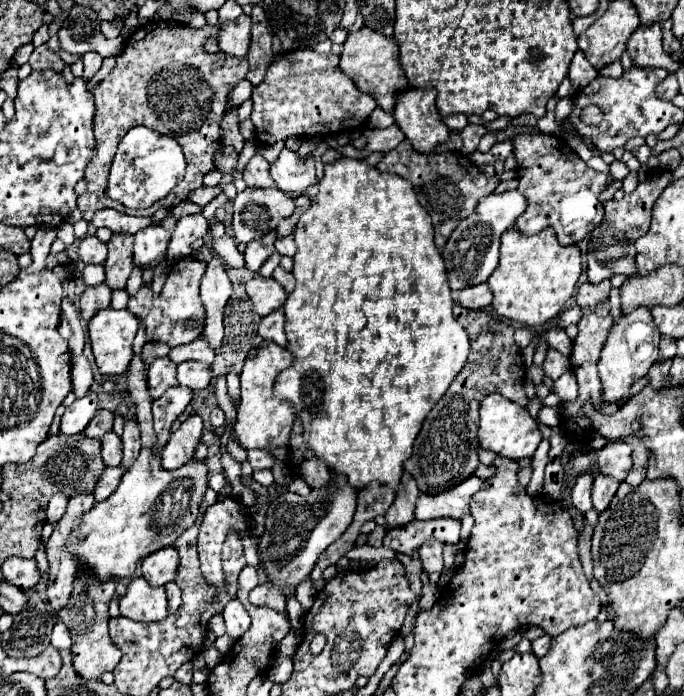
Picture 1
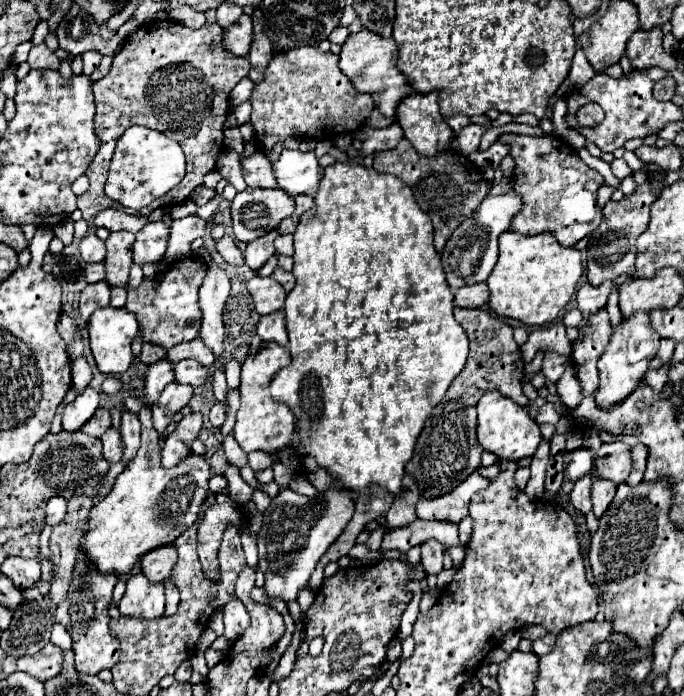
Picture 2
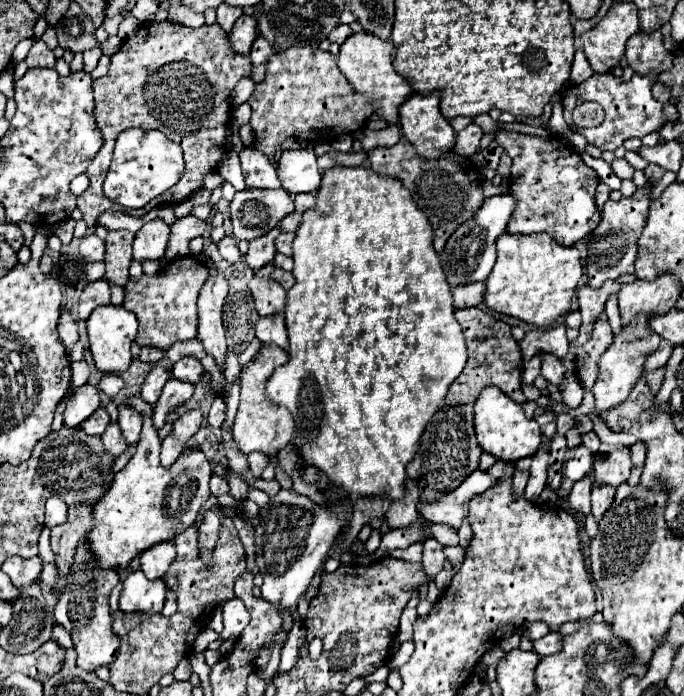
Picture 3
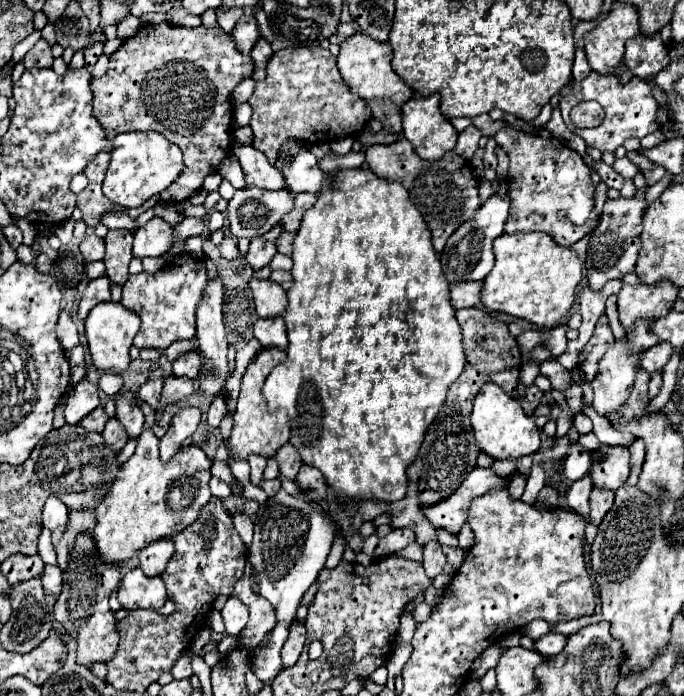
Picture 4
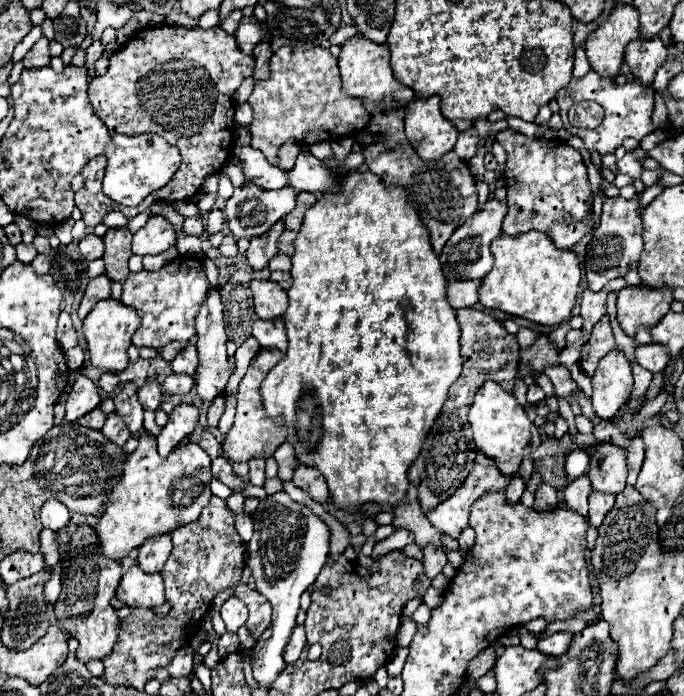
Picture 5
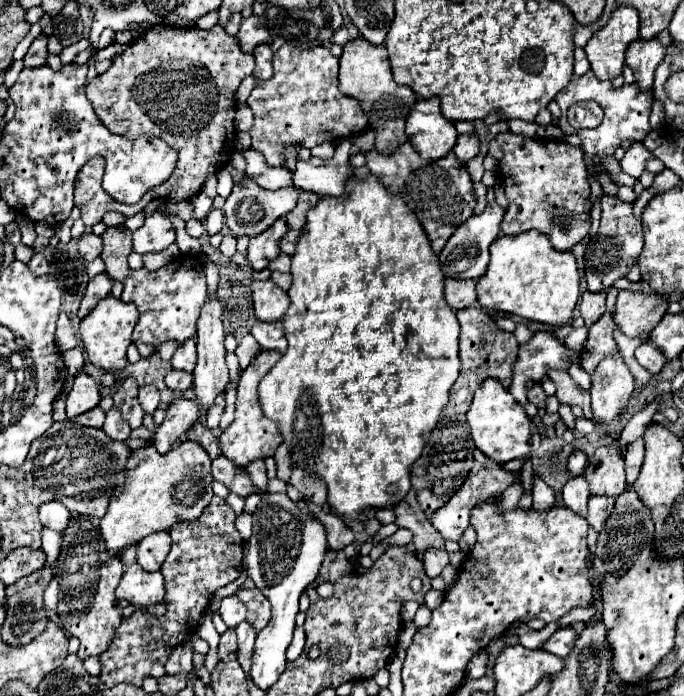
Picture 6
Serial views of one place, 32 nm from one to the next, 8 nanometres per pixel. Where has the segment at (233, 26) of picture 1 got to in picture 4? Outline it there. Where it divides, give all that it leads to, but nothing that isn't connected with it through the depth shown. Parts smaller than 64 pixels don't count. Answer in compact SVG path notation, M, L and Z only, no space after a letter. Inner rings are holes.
M242 16L242 18L238 20L238 24L234 26L234 30L232 30L232 38L234 38L236 50L240 50L240 52L244 52L244 54L250 54L252 46L254 46L256 40L260 38L256 18L254 18L254 16Z

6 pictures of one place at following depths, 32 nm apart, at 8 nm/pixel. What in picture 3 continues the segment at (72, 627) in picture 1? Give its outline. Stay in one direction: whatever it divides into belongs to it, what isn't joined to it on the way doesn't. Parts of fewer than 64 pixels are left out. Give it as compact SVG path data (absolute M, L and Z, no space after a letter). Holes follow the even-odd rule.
M72 564L68 586L56 604L54 618L70 632L76 650L76 664L86 672L96 672L100 666L110 666L118 656L120 640L112 632L112 616L108 606L110 592L118 580L120 578L116 570L102 570L98 564Z

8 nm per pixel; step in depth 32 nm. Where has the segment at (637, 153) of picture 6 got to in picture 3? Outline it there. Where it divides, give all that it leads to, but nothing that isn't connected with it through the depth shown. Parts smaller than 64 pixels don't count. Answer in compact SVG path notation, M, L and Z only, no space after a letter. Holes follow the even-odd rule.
M616 158L611 164L611 167L616 174L621 179L632 178L634 174L634 168L624 160L624 158Z

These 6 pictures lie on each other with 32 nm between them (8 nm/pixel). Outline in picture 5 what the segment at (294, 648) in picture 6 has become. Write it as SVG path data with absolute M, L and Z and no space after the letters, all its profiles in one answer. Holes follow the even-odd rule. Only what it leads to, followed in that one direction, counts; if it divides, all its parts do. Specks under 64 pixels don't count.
M298 624L298 626L294 626L294 630L292 630L292 638L290 638L288 646L284 648L284 662L286 662L286 664L294 664L294 662L300 658L304 646L306 646L304 626Z

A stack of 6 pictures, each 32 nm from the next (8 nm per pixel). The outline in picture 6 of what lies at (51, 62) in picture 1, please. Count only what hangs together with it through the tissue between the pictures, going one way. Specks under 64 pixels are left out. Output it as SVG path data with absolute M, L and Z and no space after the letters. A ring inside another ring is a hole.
M40 36L40 38L28 48L28 54L24 56L24 66L28 66L28 68L44 66L44 64L46 64L46 58L48 58L46 44L48 44L48 38L46 38L46 36Z

